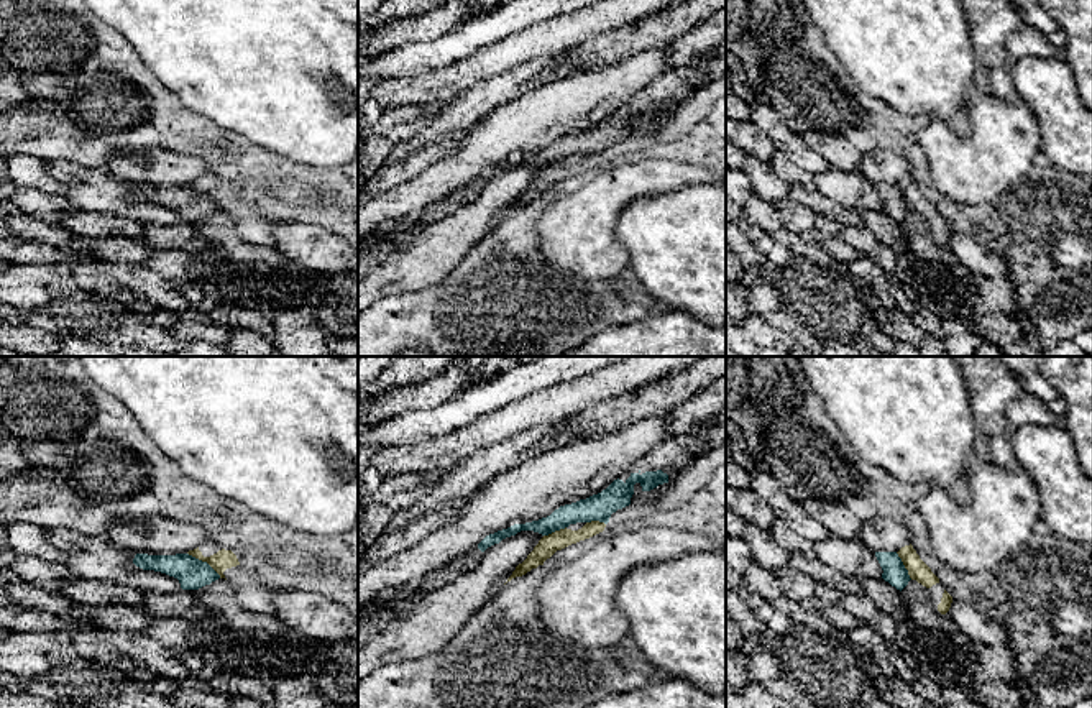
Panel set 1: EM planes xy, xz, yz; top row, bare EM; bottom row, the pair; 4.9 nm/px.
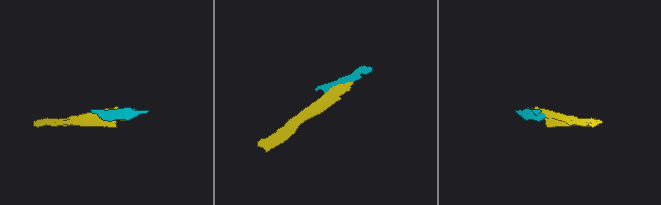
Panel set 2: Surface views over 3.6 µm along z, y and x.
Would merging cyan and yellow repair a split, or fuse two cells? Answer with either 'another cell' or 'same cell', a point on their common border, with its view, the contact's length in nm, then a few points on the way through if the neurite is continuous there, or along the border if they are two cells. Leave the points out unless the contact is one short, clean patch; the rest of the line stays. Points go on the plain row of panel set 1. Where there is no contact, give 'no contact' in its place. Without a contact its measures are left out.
another cell | xy (204, 194) | 200 nm

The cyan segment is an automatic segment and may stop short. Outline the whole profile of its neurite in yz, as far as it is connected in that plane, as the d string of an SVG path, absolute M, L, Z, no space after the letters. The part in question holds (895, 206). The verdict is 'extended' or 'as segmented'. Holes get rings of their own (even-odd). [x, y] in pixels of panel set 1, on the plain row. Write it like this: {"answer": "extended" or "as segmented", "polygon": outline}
{"answer": "as segmented", "polygon": "M875 184L875 189L883 202L882 210L902 223L911 210L898 186Z"}

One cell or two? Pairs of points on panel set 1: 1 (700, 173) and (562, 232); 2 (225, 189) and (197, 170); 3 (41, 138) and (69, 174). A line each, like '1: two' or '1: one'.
1: one
2: two
3: two

